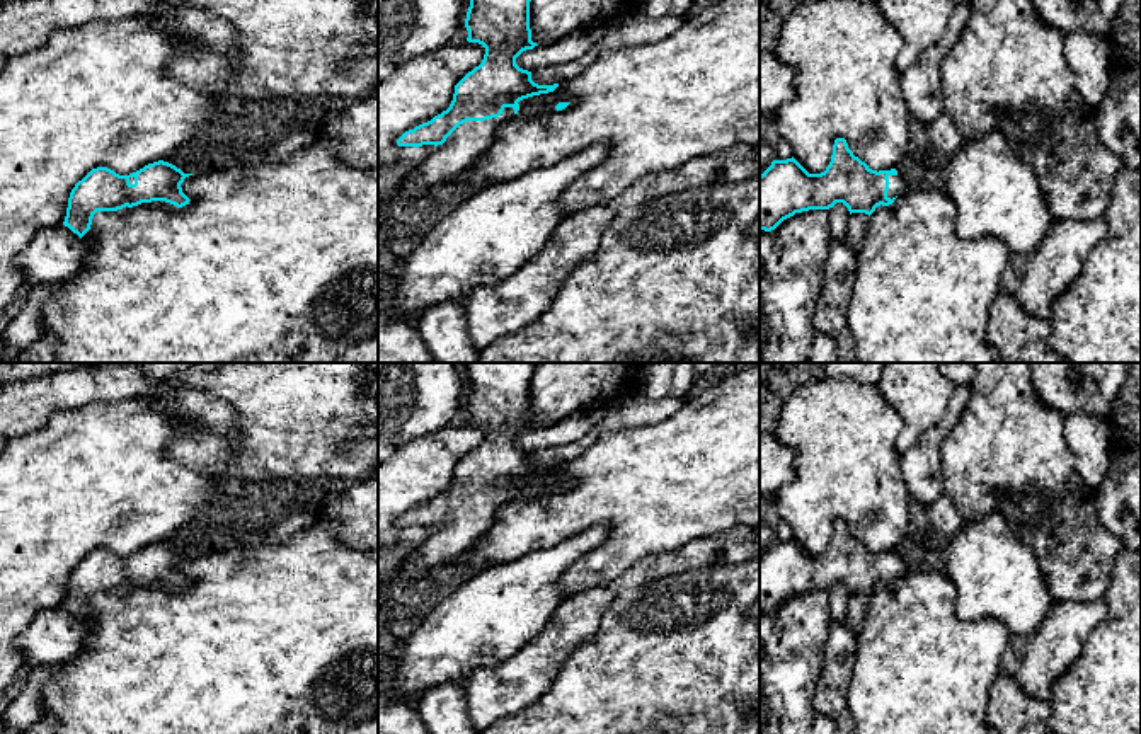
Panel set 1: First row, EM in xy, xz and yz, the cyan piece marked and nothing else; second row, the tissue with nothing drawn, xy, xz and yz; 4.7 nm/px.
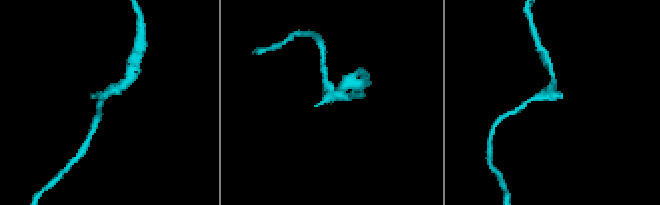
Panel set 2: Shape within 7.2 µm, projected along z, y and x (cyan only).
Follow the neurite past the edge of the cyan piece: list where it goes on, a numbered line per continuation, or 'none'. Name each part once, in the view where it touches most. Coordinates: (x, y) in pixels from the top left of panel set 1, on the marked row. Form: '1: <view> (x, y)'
1: xz (472, 138)

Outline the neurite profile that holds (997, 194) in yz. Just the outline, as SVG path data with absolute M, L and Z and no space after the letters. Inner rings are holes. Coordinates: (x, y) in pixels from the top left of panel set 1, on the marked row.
M989 133L949 157L945 192L957 209L955 232L962 238L995 237L1015 254L1030 254L1054 223L1034 169L1013 153L1001 133Z

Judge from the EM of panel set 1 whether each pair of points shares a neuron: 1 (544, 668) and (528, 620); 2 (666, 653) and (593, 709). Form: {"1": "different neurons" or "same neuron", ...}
{"1": "different neurons", "2": "same neuron"}

